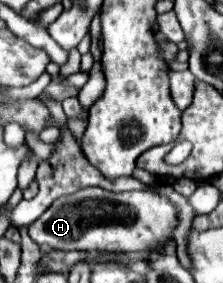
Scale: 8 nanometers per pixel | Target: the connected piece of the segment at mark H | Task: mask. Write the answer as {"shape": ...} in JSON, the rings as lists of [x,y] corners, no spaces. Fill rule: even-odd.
{"shape":[[[86,188],[70,196],[60,196],[36,222],[30,224],[30,236],[40,246],[54,250],[106,250],[112,254],[152,254],[152,248],[160,240],[174,240],[174,230],[178,226],[178,208],[158,192],[108,192],[102,188]]]}

